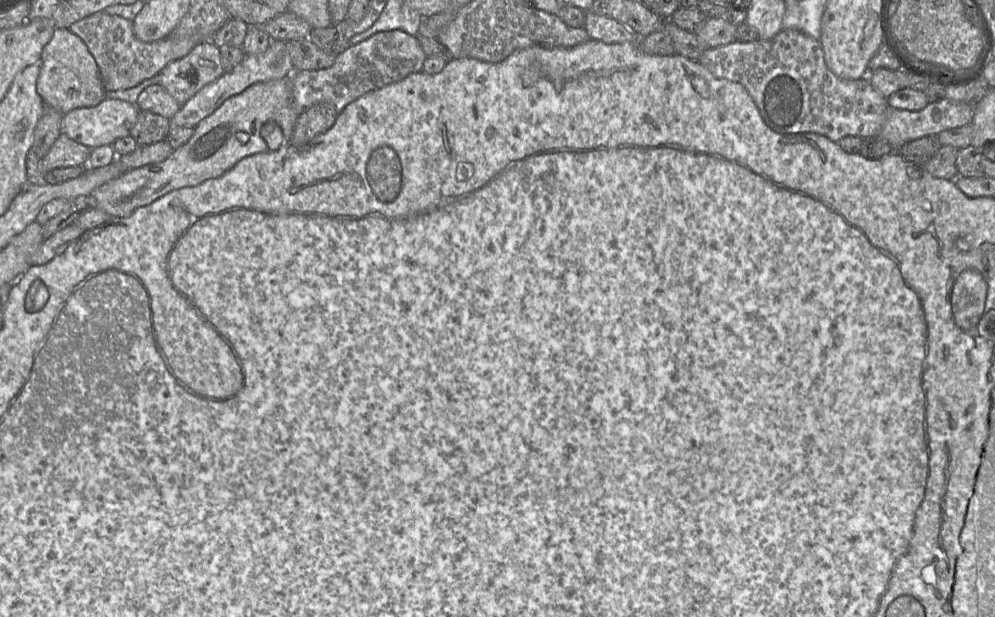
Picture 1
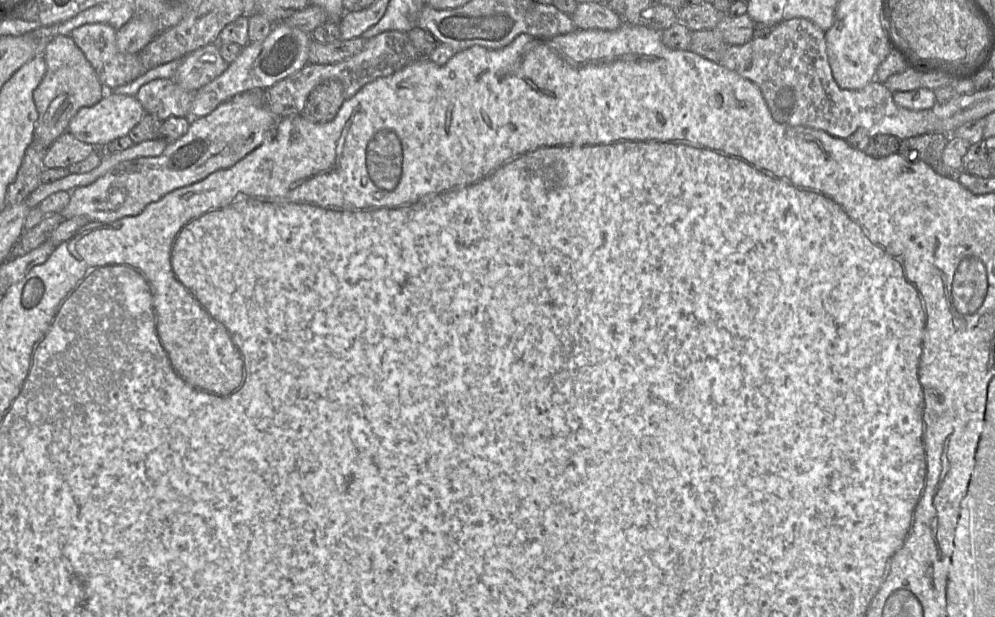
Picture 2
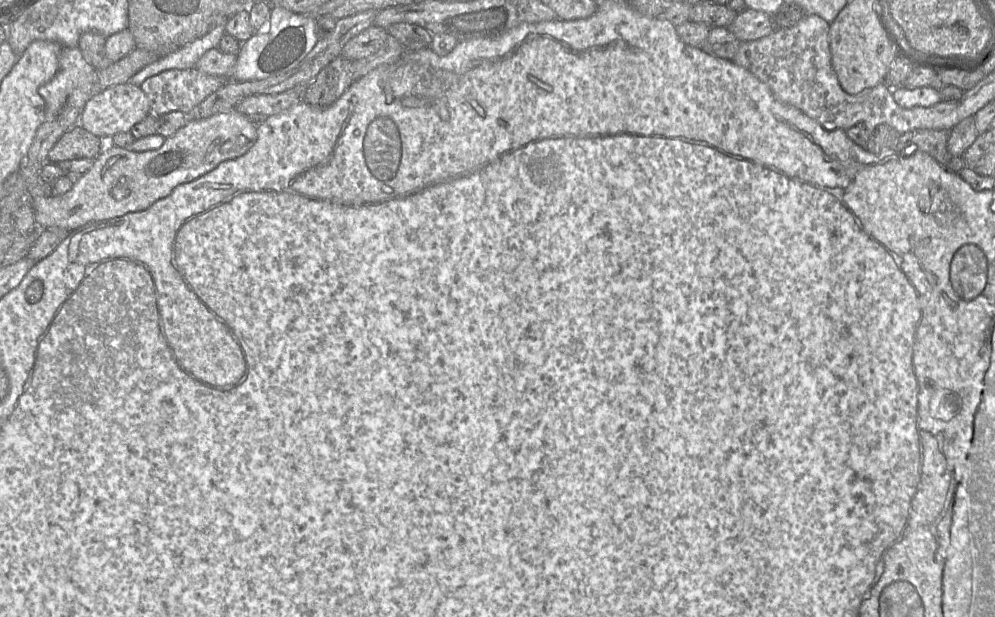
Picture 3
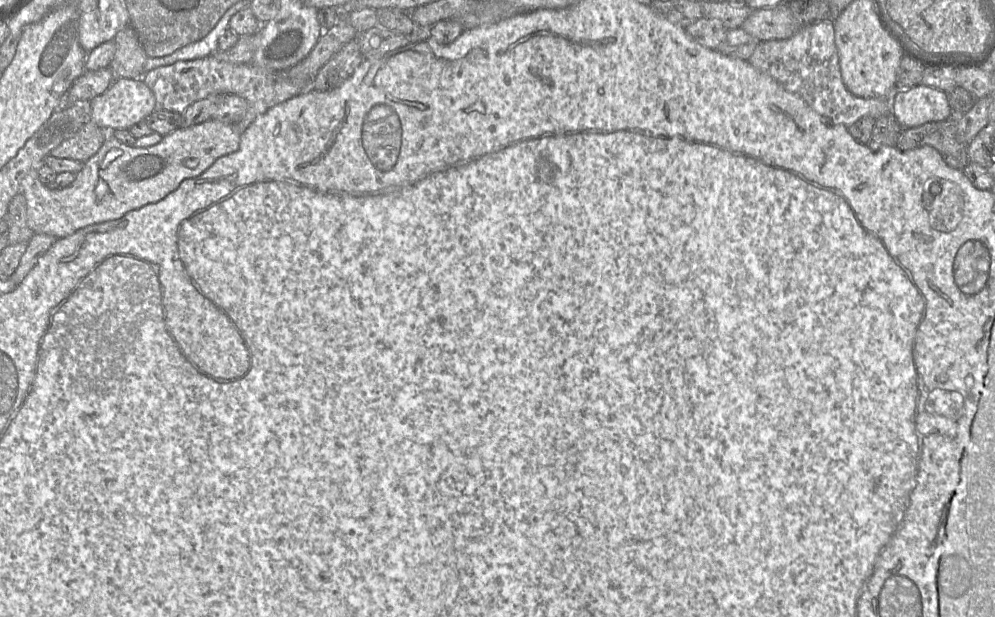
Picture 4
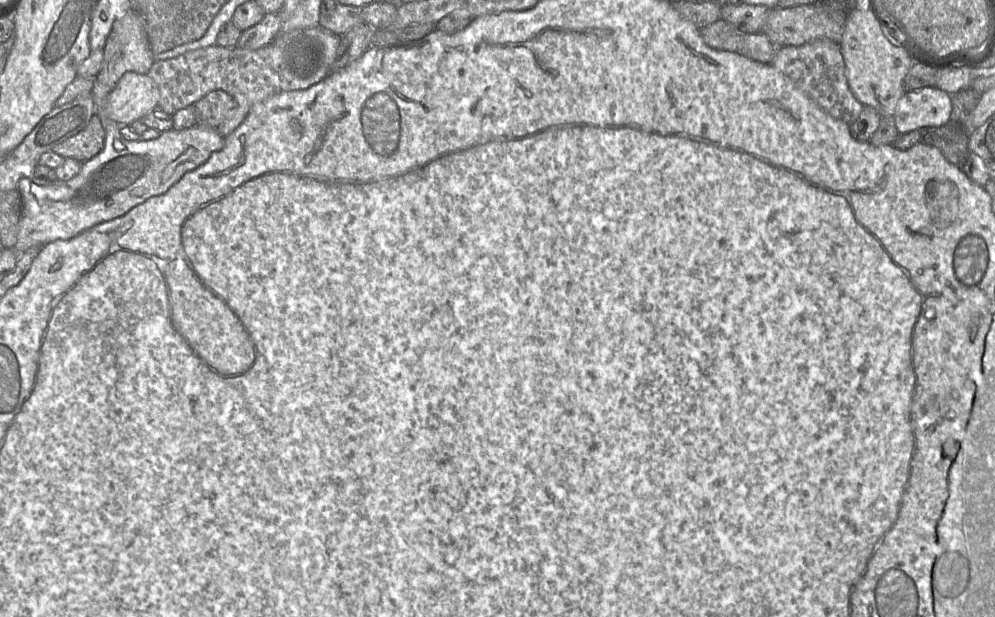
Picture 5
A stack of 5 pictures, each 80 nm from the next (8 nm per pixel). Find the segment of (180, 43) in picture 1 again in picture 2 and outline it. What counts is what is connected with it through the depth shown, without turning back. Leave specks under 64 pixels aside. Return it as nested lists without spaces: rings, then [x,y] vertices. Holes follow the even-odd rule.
[[[87,23],[75,28],[71,32],[71,37],[93,66],[100,81],[107,90],[128,84],[149,70],[141,63],[138,53],[122,53],[118,49],[116,44],[116,31],[109,24]]]

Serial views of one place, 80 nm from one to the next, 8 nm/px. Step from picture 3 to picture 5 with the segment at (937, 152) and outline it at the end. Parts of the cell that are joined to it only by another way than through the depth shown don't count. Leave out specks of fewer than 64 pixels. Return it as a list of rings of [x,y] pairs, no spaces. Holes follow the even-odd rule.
[[[950,120],[940,127],[924,127],[897,137],[893,146],[907,150],[915,144],[937,147],[953,165],[962,168],[969,157],[970,131],[966,125]]]

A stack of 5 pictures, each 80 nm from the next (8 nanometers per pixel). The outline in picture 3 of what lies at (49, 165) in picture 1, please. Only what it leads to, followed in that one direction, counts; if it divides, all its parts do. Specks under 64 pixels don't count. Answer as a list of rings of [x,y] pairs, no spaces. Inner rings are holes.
[[[76,125],[57,141],[48,153],[47,161],[58,163],[81,158],[94,159],[104,149],[105,139],[109,138],[100,138]]]

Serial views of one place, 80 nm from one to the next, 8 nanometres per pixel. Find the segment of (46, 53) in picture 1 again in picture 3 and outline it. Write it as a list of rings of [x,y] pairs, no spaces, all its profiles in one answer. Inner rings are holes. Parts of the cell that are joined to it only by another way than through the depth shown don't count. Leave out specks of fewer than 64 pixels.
[[[62,47],[57,73],[49,82],[40,86],[38,92],[46,104],[45,119],[39,126],[28,153],[19,166],[28,192],[38,186],[40,173],[47,162],[49,151],[66,132],[78,125],[87,101],[101,92],[99,91],[98,71],[85,60],[79,47]]]

